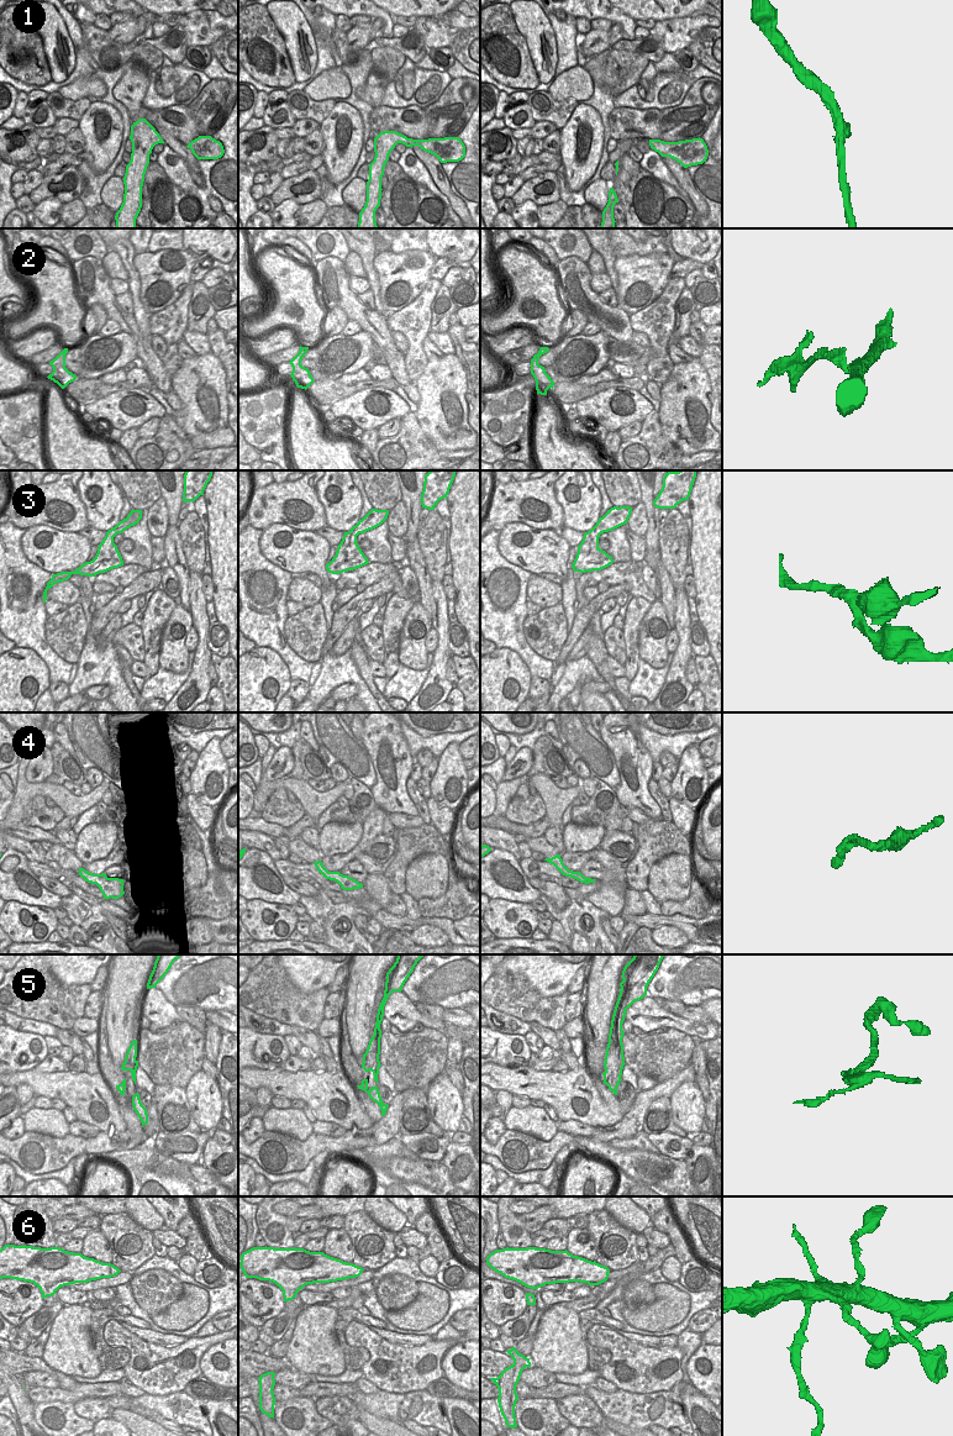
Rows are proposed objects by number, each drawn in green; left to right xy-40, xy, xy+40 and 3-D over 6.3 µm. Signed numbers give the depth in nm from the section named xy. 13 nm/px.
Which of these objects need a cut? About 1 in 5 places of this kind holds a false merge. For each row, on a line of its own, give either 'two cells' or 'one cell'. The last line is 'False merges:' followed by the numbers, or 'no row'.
1: one cell
2: one cell
3: one cell
4: one cell
5: one cell
6: two cells
False merges: 6

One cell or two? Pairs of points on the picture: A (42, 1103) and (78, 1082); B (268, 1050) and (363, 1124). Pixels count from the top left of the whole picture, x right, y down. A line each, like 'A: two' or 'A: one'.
A: two
B: two

